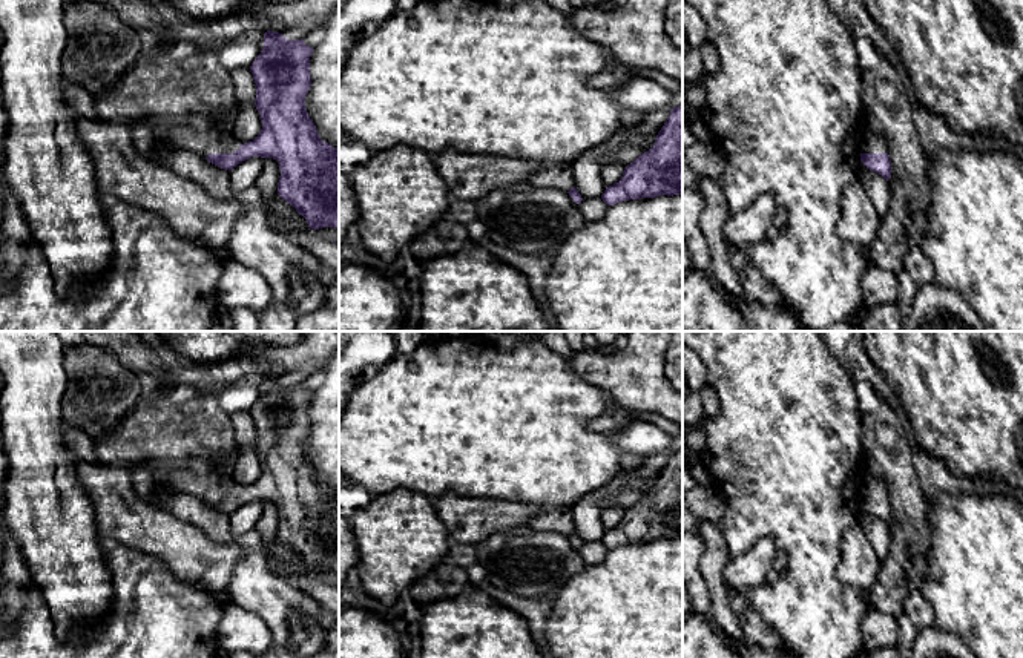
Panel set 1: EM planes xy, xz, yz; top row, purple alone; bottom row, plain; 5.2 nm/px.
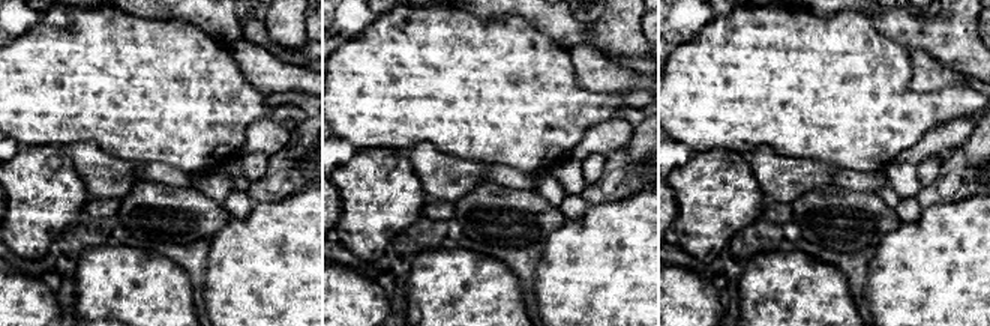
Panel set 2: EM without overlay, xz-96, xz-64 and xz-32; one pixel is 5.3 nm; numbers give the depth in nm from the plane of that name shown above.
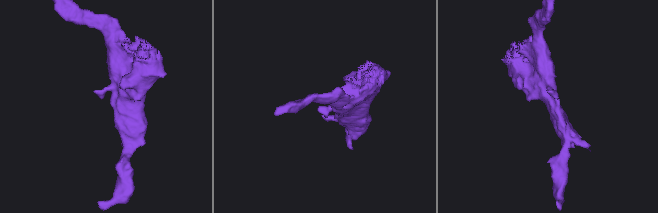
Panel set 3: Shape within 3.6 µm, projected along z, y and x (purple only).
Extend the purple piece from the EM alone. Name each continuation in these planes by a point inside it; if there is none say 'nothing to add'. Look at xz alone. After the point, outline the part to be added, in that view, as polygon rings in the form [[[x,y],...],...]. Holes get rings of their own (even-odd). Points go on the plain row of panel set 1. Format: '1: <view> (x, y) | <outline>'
nothing to add

